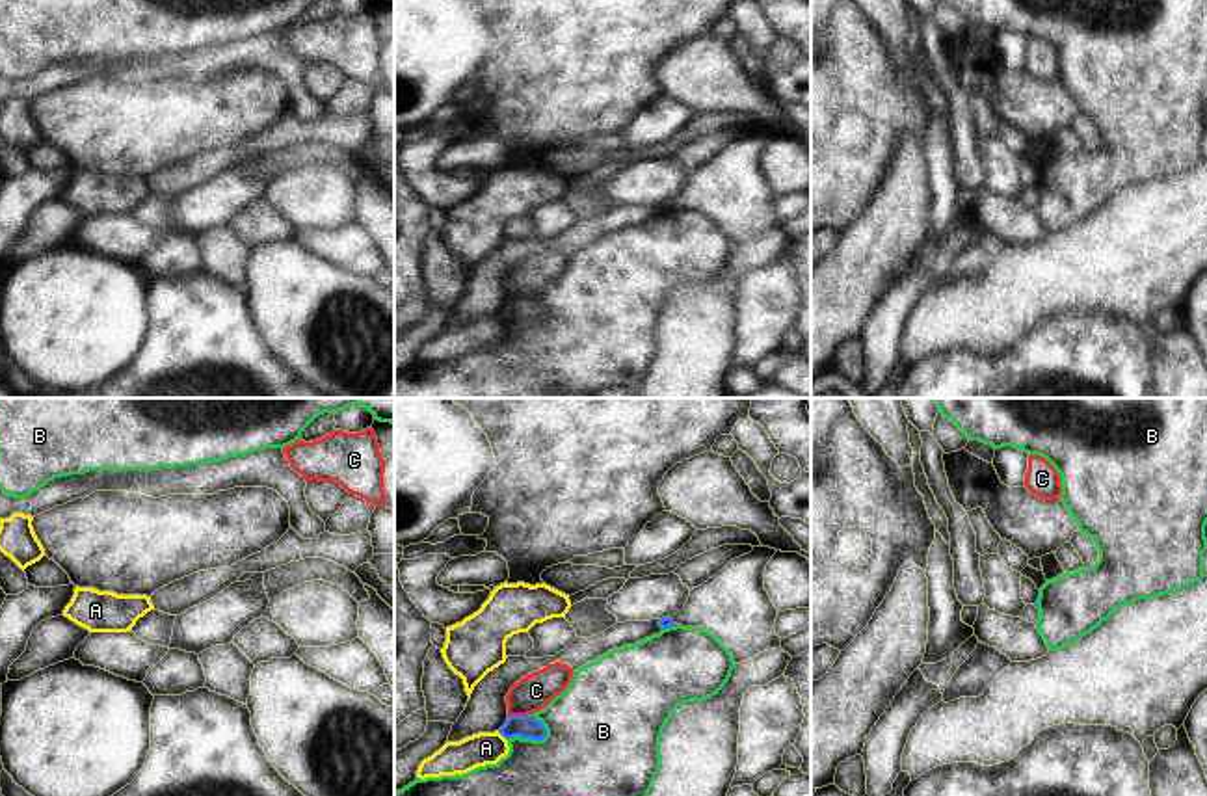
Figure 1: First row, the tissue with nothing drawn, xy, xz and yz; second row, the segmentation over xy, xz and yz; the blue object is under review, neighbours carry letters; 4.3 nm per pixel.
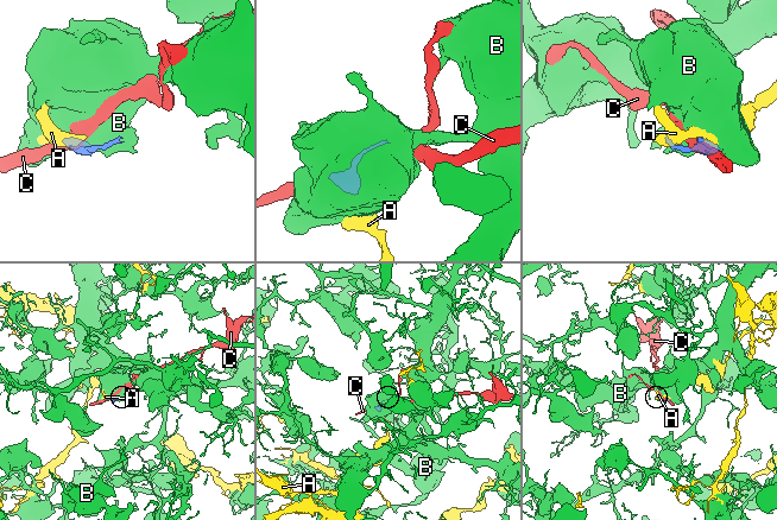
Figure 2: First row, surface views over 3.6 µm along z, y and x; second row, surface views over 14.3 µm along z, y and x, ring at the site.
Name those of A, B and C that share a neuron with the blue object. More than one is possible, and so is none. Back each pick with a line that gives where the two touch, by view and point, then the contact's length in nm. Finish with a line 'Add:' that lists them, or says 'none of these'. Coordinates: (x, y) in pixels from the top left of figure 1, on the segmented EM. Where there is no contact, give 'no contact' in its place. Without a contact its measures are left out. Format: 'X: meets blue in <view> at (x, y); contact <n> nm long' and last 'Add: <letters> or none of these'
Add: none of these

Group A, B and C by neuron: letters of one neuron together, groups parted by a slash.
A / B / C

